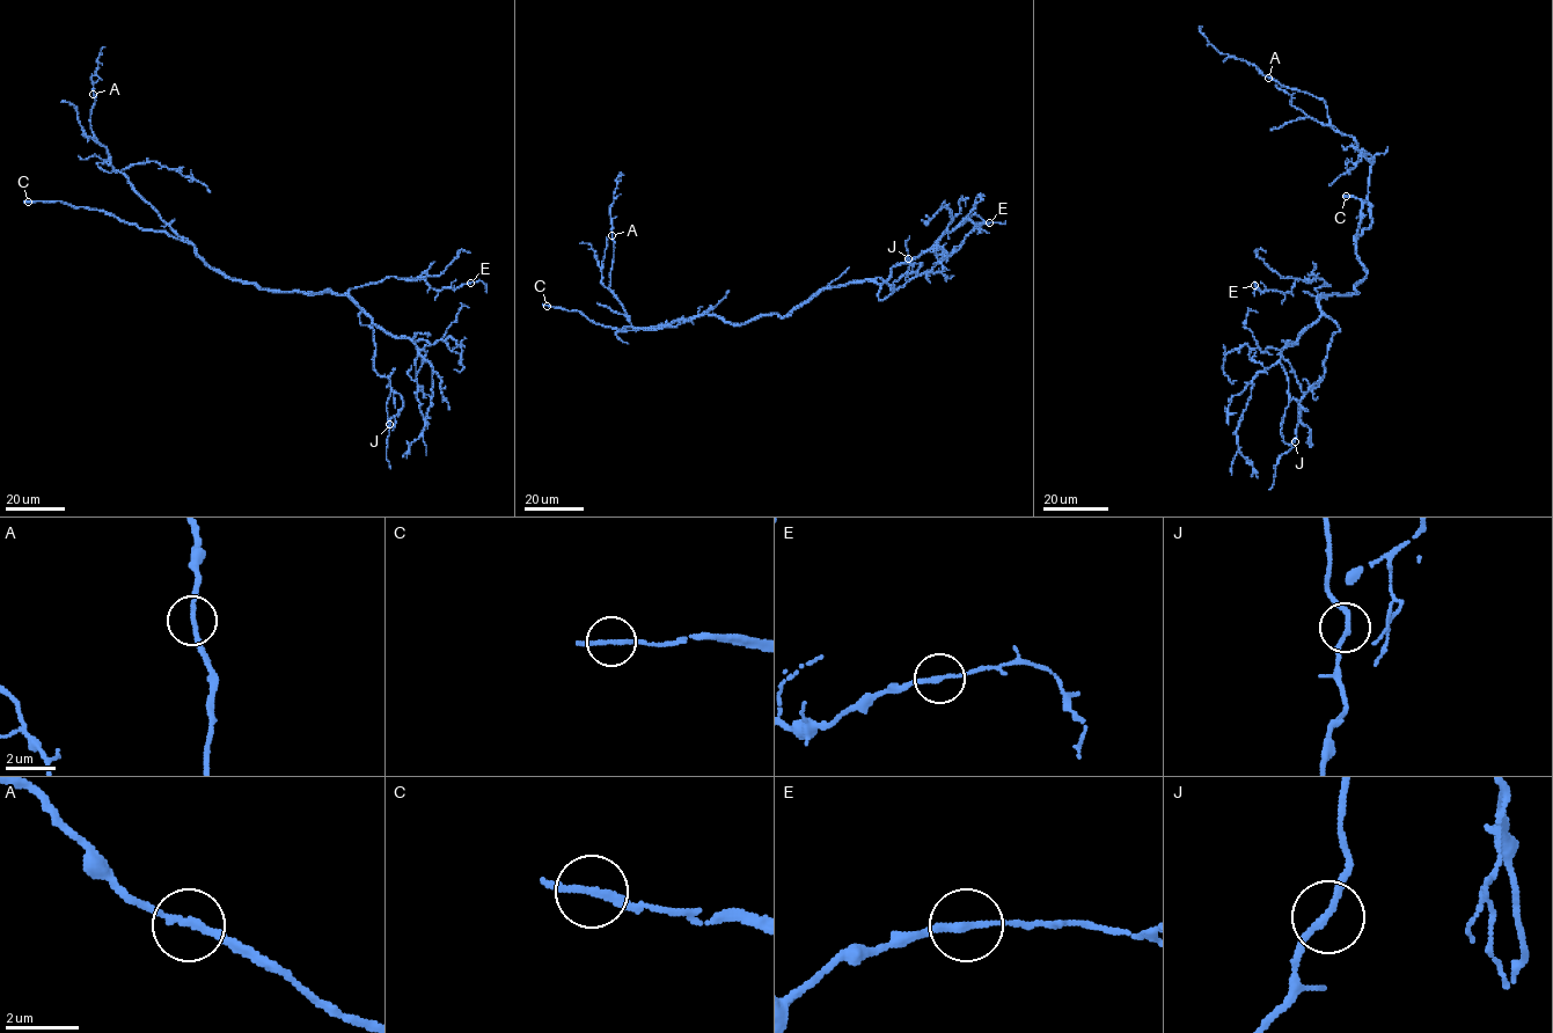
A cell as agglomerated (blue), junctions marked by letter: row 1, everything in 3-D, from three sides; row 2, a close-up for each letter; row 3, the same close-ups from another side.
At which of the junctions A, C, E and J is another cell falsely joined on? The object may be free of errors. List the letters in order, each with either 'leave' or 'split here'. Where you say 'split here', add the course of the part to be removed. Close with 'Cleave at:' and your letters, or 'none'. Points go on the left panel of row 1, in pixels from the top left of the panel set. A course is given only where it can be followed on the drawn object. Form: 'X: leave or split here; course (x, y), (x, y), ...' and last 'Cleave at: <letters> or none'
A: leave
C: leave
E: leave
J: leave
Cleave at: none

